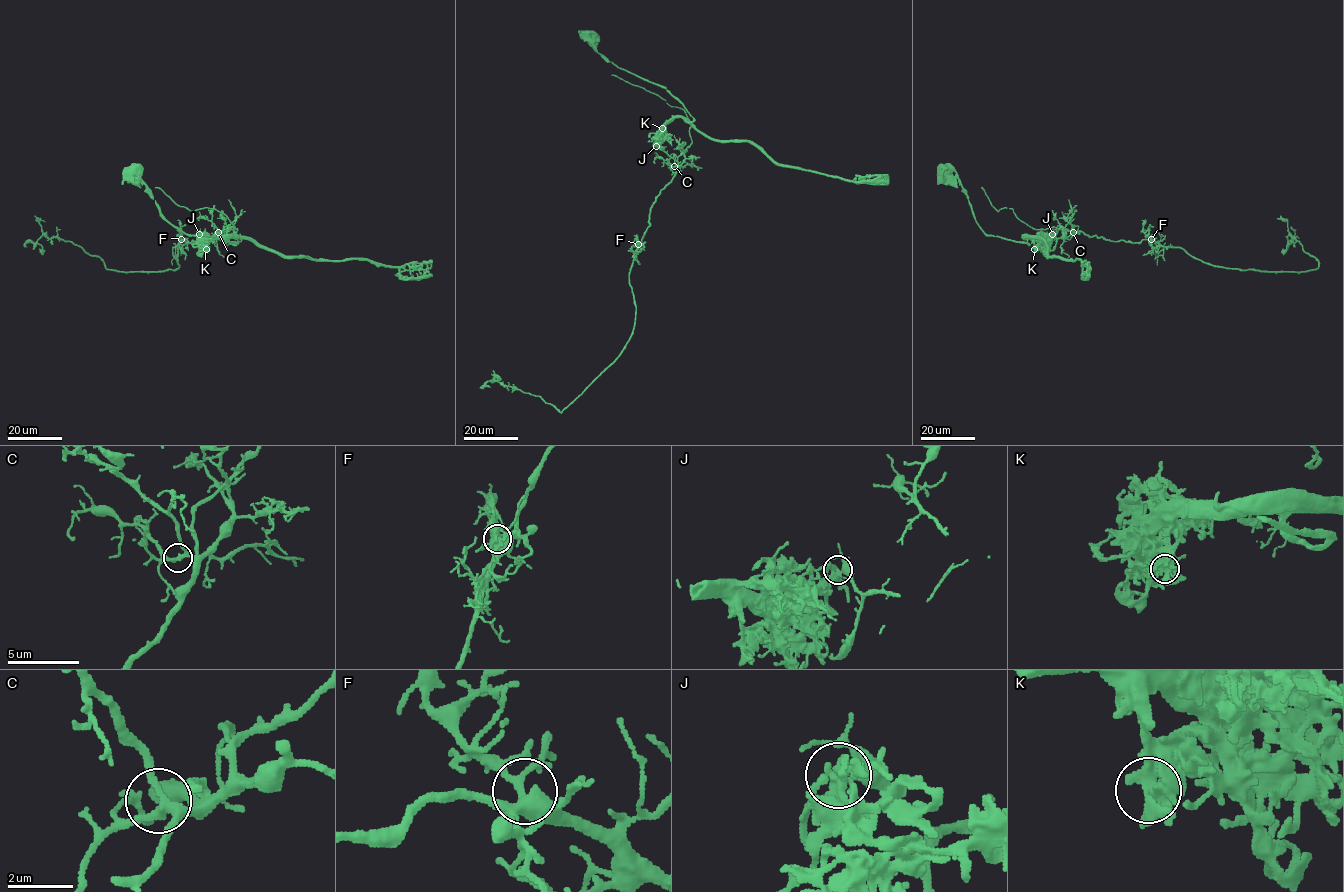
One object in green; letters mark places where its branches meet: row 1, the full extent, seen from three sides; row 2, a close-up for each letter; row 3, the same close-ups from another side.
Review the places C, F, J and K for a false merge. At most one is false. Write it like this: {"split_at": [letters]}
{"split_at": ["J"]}

